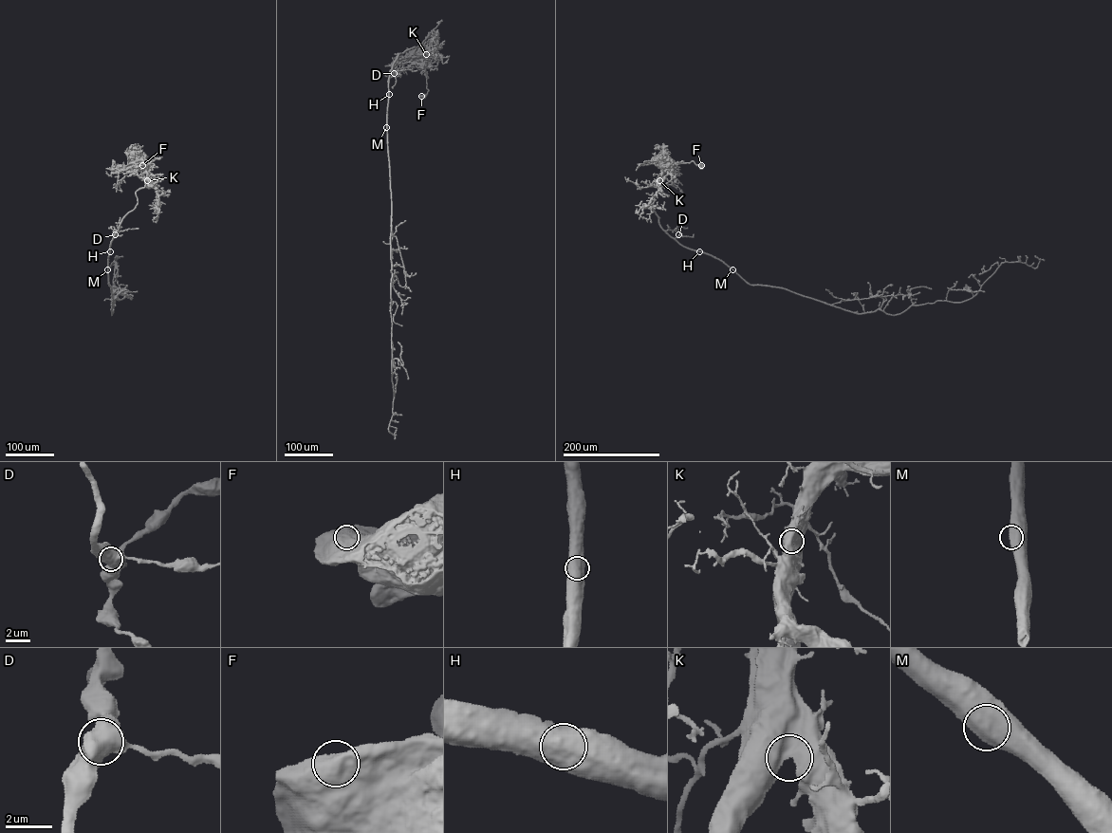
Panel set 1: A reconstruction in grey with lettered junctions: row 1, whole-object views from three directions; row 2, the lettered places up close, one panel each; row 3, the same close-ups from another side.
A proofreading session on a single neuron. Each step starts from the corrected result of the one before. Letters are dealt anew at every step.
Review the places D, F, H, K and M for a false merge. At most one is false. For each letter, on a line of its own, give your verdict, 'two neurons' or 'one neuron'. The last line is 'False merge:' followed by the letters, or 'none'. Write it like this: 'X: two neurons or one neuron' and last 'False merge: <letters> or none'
D: one neuron
F: one neuron
H: one neuron
K: one neuron
M: one neuron
False merge: none

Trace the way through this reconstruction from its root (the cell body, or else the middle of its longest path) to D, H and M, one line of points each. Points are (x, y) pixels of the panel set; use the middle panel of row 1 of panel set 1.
D: (423, 96), (428, 91), (424, 54), (416, 54), (415, 46), (399, 53), (392, 66), (394, 73)
H: (423, 96), (428, 91), (425, 55), (416, 54), (415, 46), (396, 60), (389, 94)
M: (423, 96), (428, 91), (425, 55), (416, 54), (414, 46), (398, 54), (390, 72), (386, 127)

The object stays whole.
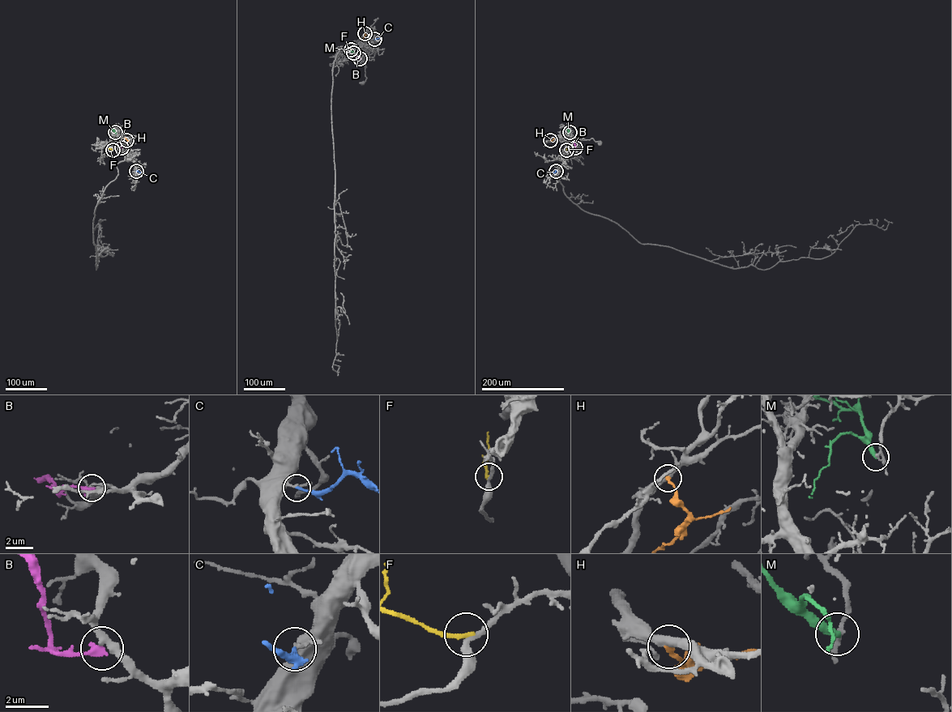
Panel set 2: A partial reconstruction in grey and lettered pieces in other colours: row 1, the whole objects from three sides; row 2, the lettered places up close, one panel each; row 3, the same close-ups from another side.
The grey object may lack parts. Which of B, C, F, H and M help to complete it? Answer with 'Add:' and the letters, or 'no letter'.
Add: C

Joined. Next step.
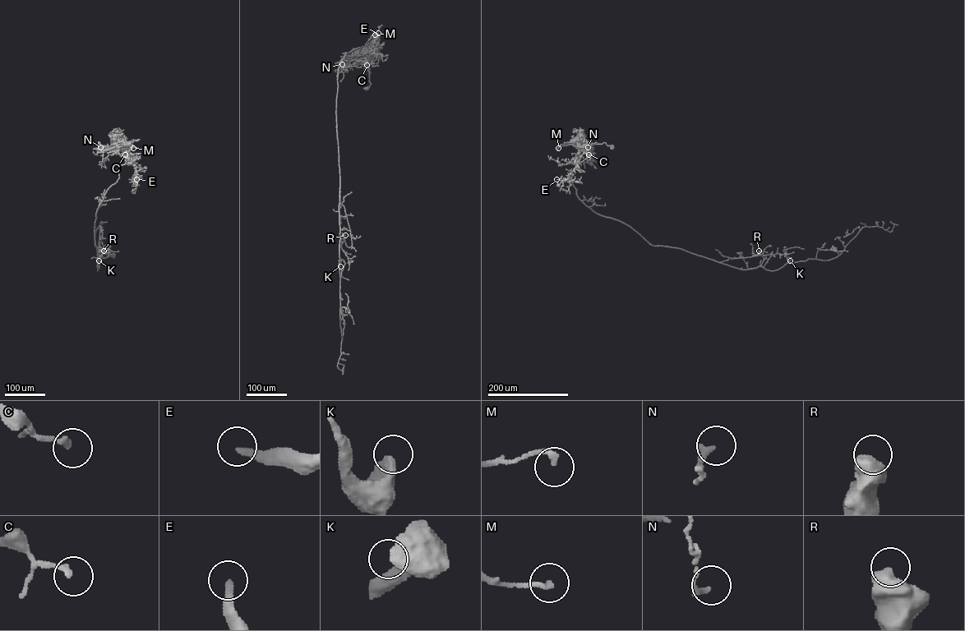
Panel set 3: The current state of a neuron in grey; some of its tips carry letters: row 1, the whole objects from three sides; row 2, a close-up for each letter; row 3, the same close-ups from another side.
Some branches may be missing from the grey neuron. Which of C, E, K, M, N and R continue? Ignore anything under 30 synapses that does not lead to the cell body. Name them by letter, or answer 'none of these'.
E

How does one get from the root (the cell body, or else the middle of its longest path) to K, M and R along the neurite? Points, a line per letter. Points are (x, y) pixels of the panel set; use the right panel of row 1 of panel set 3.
K: (611, 147), (588, 145), (570, 179), (594, 211), (653, 245), (741, 269), (773, 270), (790, 260)
M: (611, 147), (603, 142), (585, 148), (579, 144), (565, 143), (558, 148)
R: (611, 147), (588, 145), (570, 179), (594, 211), (653, 245), (741, 269), (761, 265), (759, 251)

